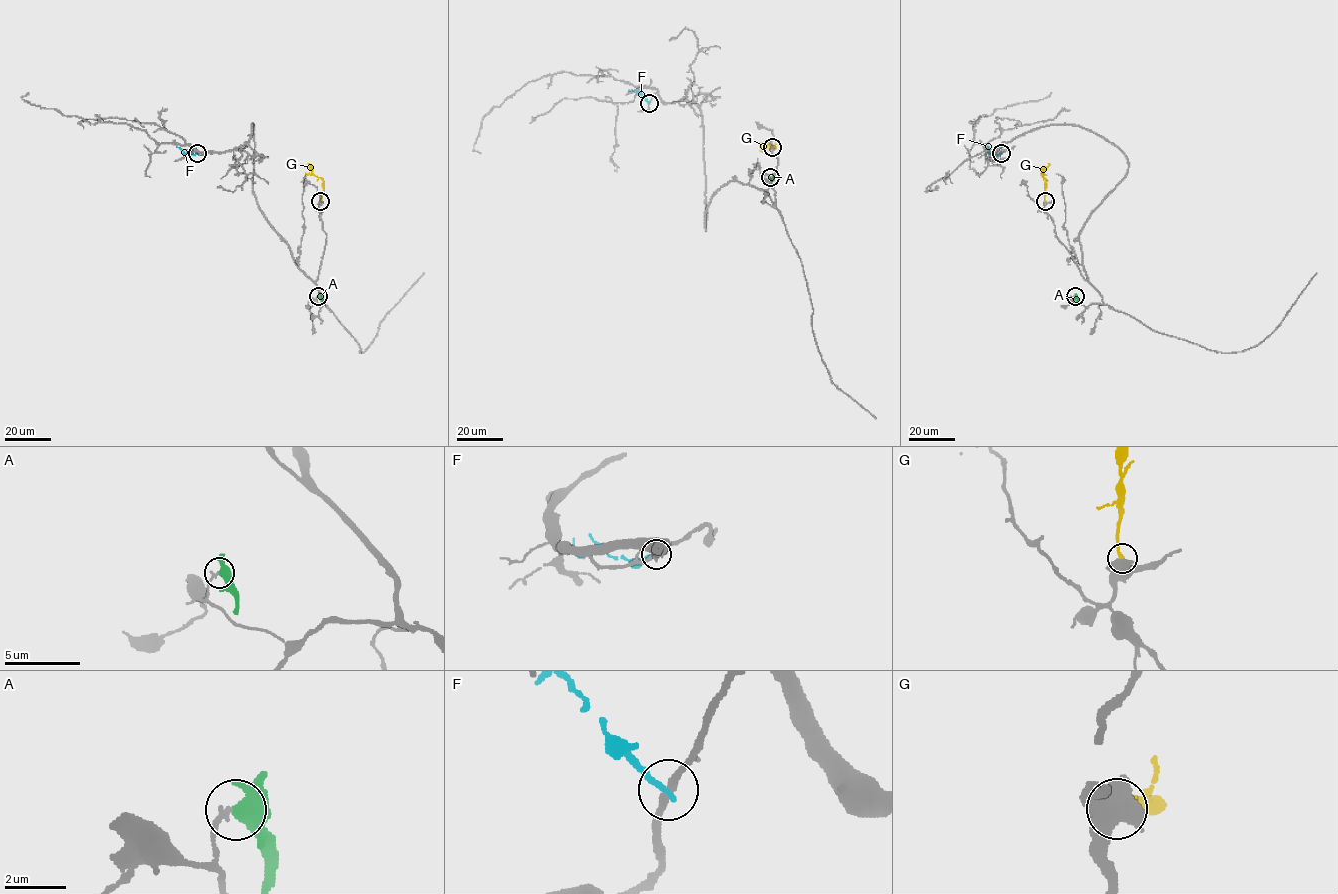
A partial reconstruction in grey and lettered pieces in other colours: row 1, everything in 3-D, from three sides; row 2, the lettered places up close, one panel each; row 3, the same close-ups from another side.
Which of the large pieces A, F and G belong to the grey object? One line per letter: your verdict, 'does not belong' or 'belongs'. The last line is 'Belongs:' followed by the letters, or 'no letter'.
A: does not belong
F: does not belong
G: does not belong
Belongs: no letter

